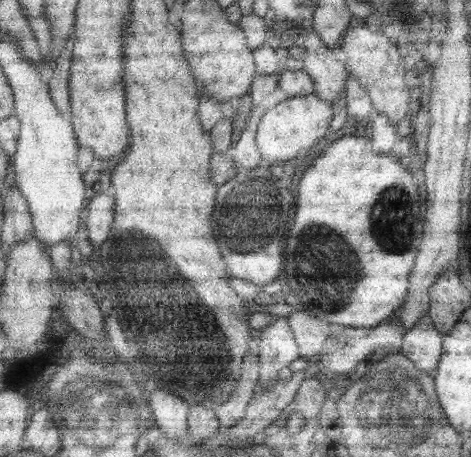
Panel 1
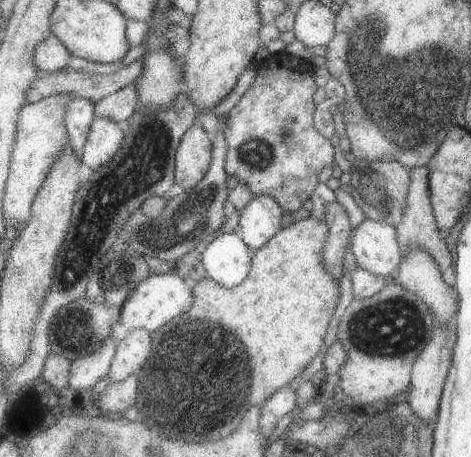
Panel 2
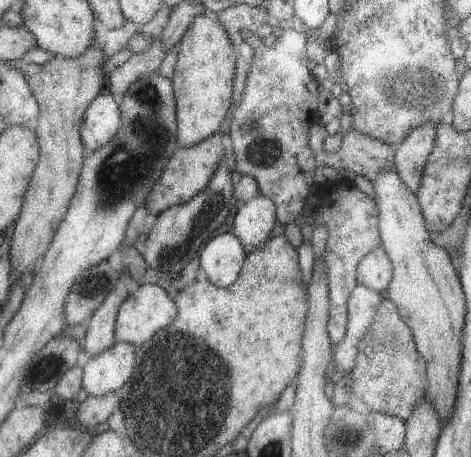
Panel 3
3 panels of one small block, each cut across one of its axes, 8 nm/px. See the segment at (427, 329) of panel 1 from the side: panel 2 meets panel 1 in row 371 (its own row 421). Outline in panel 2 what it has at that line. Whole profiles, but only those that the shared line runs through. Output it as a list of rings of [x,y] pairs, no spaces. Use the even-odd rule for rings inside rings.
[[[435,328],[433,338],[427,342],[425,350],[417,356],[417,360],[413,362],[411,368],[411,382],[409,388],[405,390],[403,400],[407,402],[407,406],[411,408],[411,412],[419,418],[421,424],[433,426],[435,418],[437,418],[437,410],[439,410],[439,400],[441,400],[441,390],[445,384],[445,376],[449,372],[451,366],[451,352],[453,352],[453,328],[443,330],[443,328]]]

